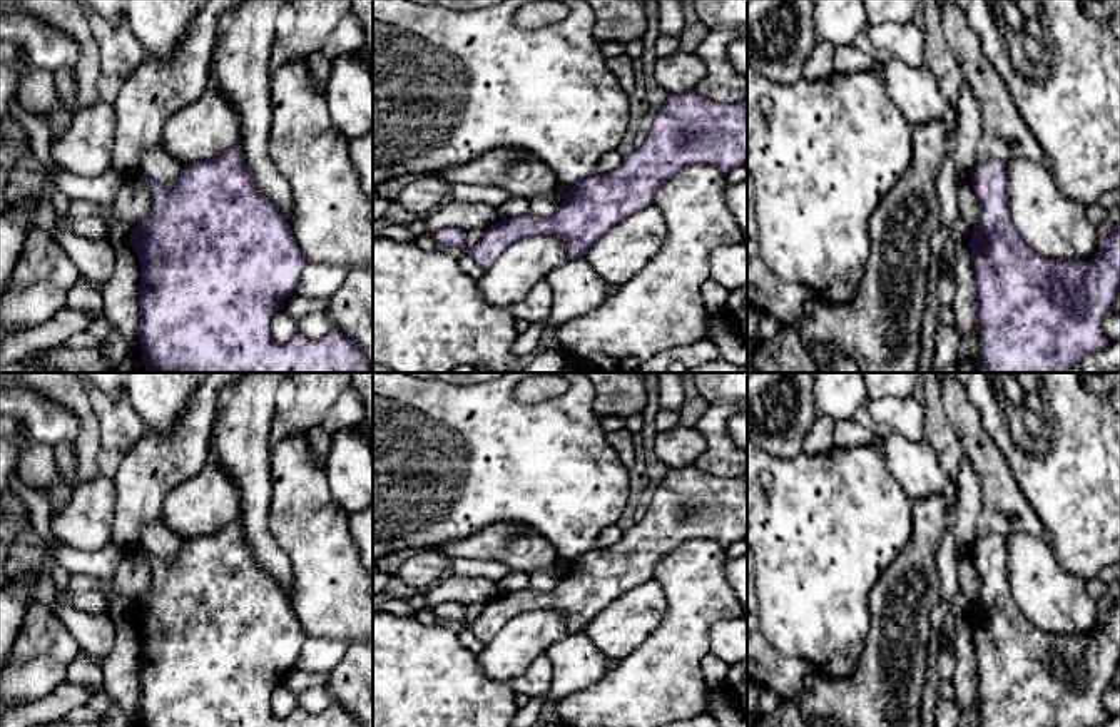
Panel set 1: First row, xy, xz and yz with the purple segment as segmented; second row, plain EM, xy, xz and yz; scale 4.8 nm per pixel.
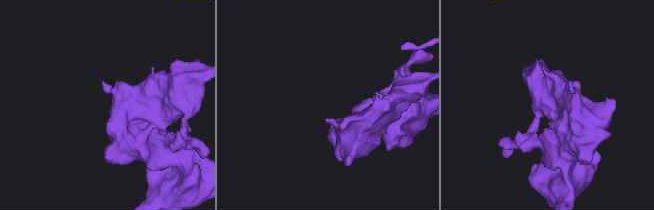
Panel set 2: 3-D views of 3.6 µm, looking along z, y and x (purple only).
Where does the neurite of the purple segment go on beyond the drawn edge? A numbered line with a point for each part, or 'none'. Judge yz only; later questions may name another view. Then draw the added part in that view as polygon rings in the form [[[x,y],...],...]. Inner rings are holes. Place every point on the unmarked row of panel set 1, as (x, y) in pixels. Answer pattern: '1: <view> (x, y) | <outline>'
none

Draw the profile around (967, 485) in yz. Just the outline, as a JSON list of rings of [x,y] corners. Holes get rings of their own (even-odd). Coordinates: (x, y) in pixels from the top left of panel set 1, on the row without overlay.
[[[966,456],[960,465],[953,486],[956,491],[956,503],[951,520],[953,536],[958,550],[963,553],[970,552],[976,540],[975,526],[983,506],[981,485],[971,461]]]

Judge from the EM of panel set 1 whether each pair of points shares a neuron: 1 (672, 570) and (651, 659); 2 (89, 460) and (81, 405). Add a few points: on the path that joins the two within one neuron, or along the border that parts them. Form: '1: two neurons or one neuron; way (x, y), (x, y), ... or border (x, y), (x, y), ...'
1: one neuron; way (677, 592), (677, 632), (672, 637)
2: one neuron; way (89, 447), (87, 418)

